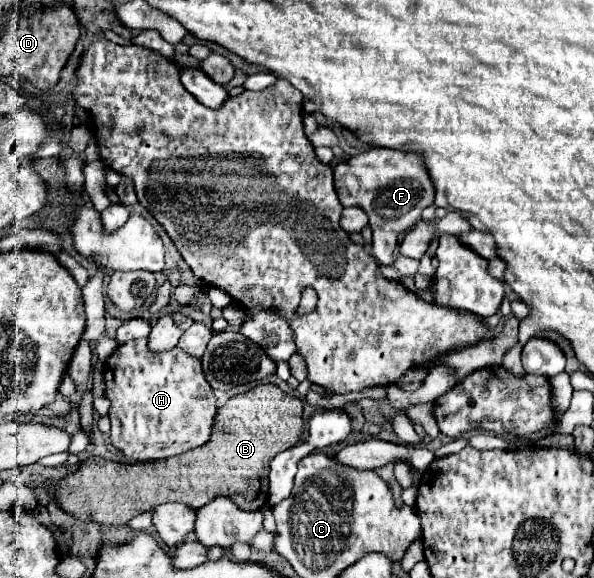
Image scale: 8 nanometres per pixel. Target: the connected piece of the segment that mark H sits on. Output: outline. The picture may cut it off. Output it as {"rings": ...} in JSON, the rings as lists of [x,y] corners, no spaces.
{"rings":[[[133,339],[115,349],[105,363],[105,397],[111,401],[111,443],[129,461],[153,461],[181,455],[209,441],[213,419],[217,415],[217,399],[207,383],[201,361],[189,357],[179,347],[163,353],[153,353],[147,347],[147,339]]]}

